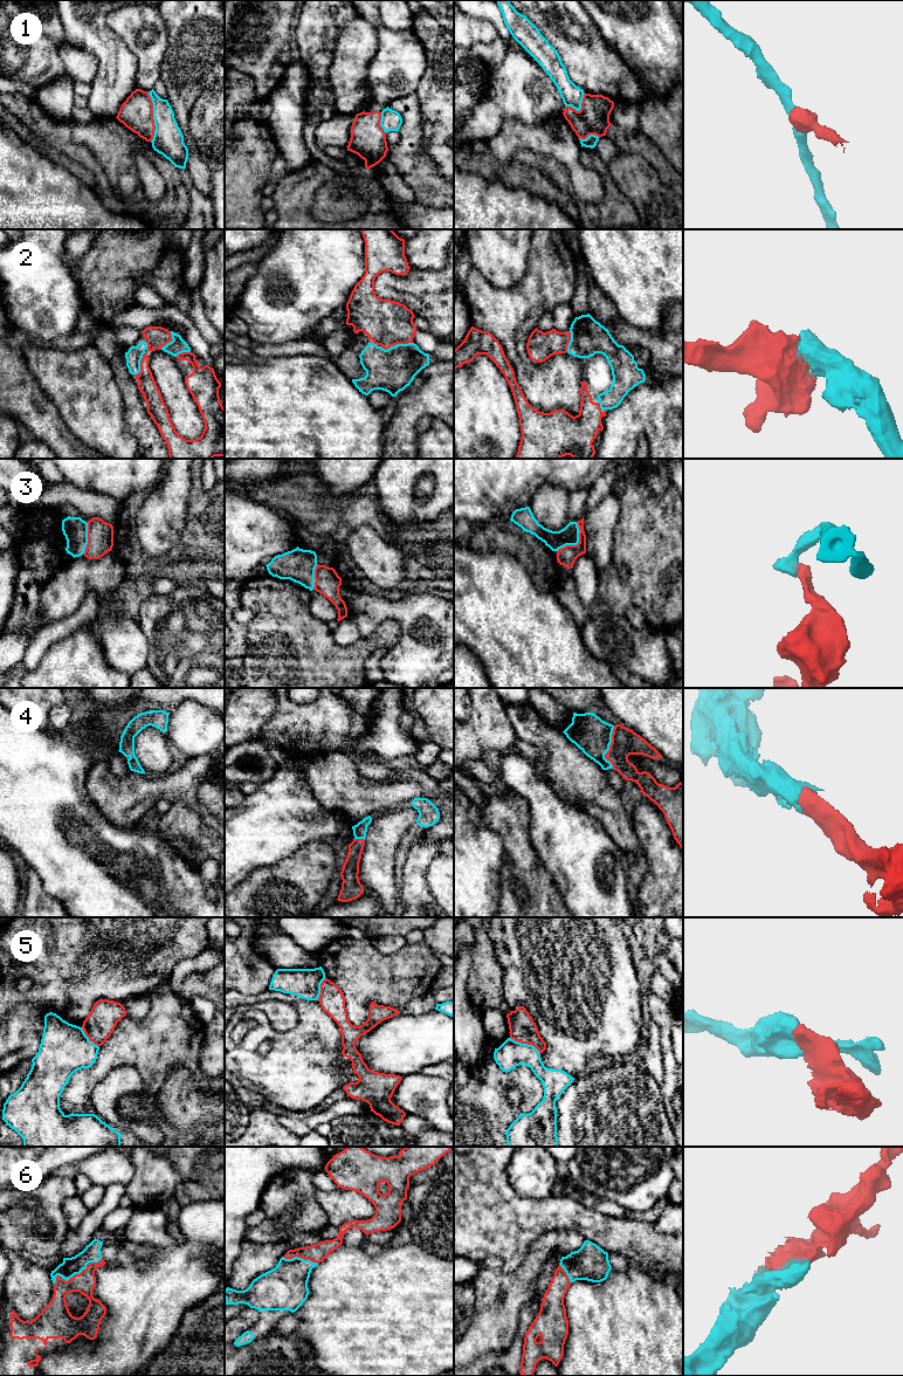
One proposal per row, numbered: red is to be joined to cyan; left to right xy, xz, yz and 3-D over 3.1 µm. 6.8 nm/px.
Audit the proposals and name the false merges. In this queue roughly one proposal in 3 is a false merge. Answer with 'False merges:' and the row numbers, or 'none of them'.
False merges: 3, 5

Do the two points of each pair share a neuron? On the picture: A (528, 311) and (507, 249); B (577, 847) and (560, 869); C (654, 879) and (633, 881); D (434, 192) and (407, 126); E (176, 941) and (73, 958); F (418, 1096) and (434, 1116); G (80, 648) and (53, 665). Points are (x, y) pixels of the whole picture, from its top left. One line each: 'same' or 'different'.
A: different
B: same
C: different
D: same
E: same
F: same
G: same

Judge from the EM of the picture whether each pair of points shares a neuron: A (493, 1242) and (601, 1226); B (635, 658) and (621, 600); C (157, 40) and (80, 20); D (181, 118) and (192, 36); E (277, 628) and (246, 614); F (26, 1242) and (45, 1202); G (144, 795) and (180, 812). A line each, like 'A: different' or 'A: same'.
A: same
B: different
C: different
D: same
E: different
F: same
G: different

